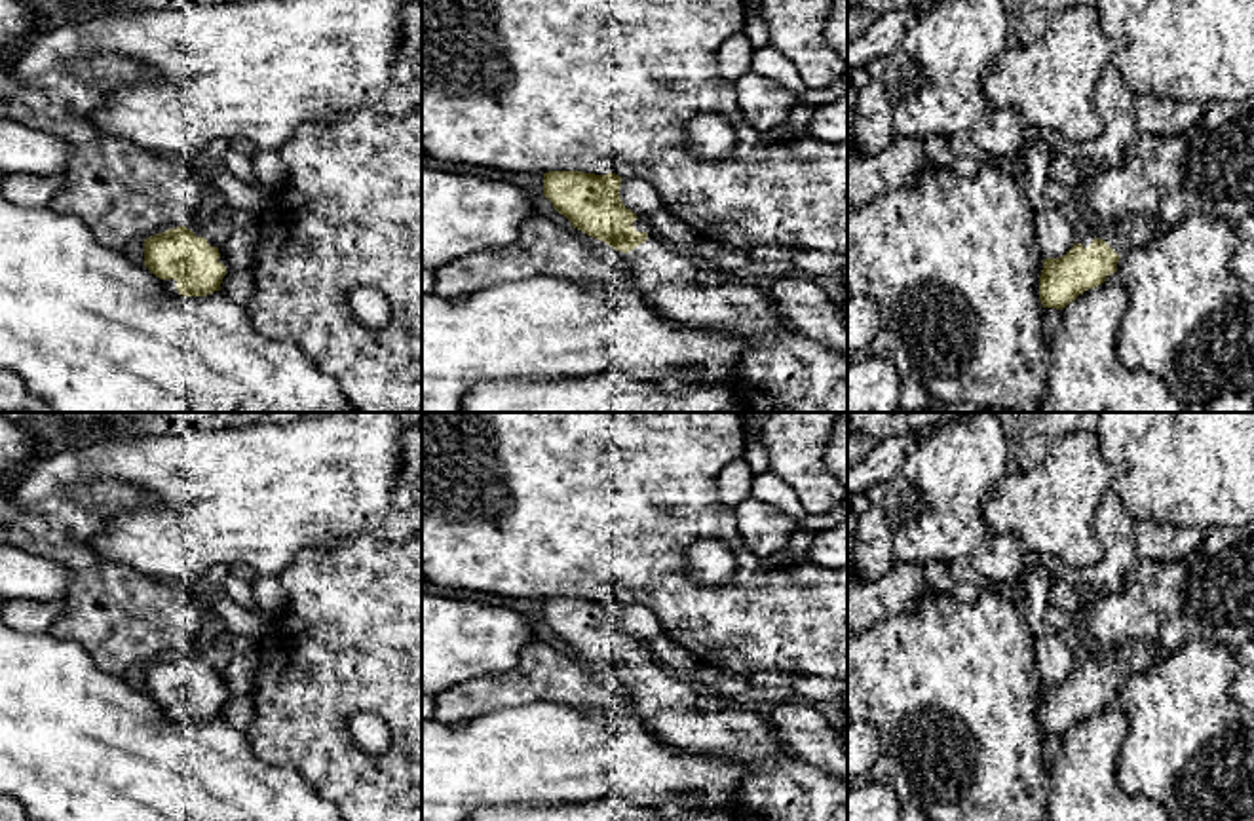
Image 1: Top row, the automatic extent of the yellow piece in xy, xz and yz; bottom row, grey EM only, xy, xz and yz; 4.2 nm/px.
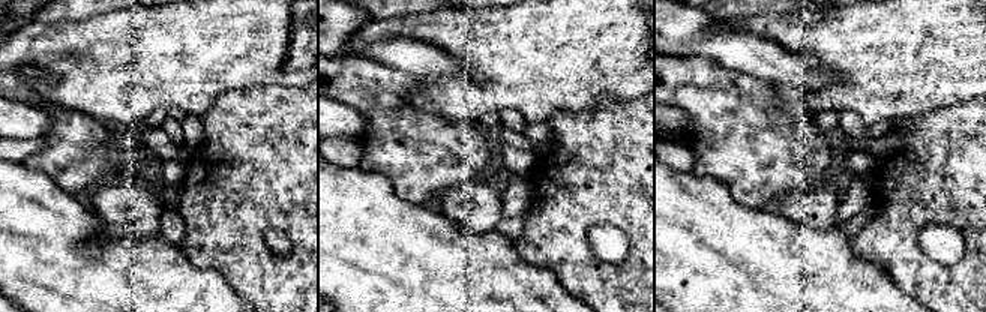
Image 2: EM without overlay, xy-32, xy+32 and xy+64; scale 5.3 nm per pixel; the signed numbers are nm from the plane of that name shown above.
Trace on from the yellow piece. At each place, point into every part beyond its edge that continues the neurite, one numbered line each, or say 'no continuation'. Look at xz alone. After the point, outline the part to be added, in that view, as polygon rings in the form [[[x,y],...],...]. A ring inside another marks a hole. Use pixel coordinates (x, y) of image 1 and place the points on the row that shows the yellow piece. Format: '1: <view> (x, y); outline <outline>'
1: xz (781, 371); outline [[[640,215],[633,222],[648,239],[621,253],[635,287],[667,321],[684,329],[716,331],[741,338],[745,353],[733,365],[728,388],[739,393],[756,412],[847,412],[847,359],[796,329],[787,329],[766,293],[750,281],[730,281],[718,287],[697,283],[697,268],[661,241]]]

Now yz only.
1: yz (1133, 232); outline [[[1132,217],[1119,224],[1092,228],[1087,236],[1077,238],[1075,243],[1081,243],[1085,249],[1092,243],[1094,238],[1104,239],[1119,257],[1127,255],[1134,247],[1148,245],[1150,241],[1163,236],[1168,228],[1148,217]]]

